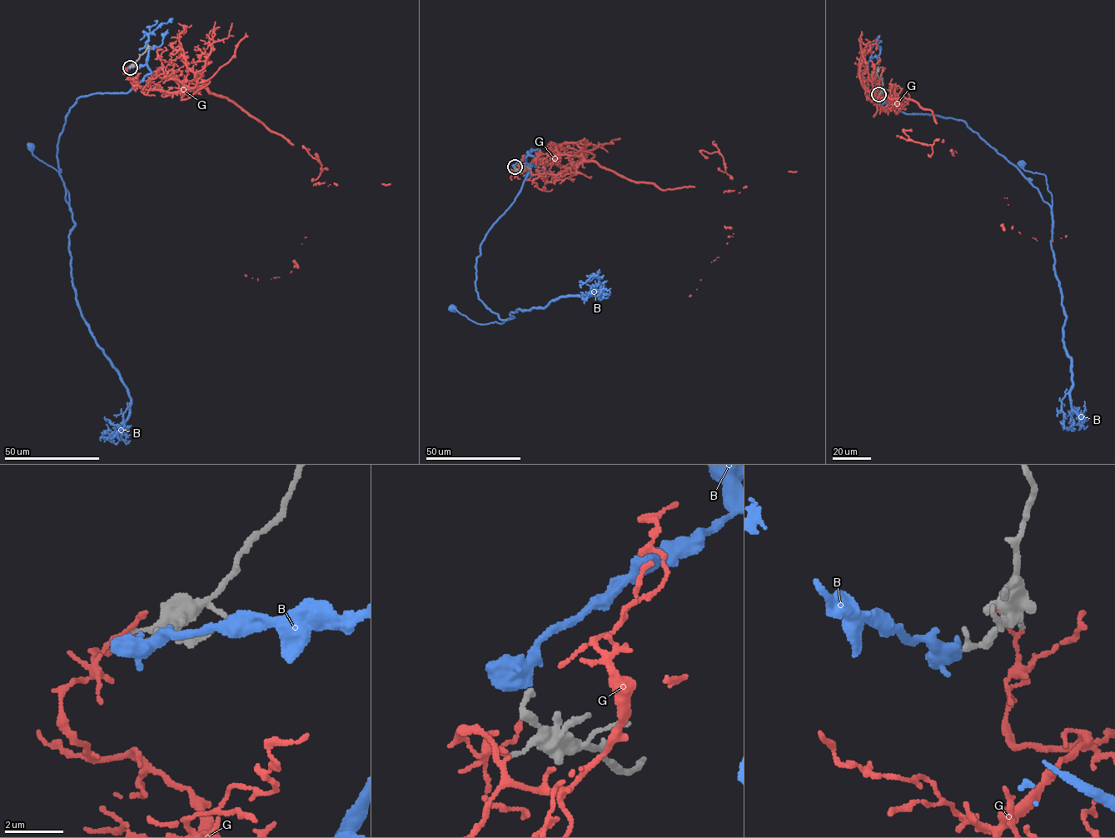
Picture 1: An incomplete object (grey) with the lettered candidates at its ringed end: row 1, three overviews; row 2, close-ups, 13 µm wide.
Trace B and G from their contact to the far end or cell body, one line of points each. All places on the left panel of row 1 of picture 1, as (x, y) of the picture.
B: (130, 67), (151, 72), (126, 92), (79, 97), (68, 112), (57, 157), (69, 204), (61, 175), (31, 147)
G: (128, 67), (141, 88), (206, 88), (232, 100), (291, 143), (314, 183), (291, 271), (245, 274)

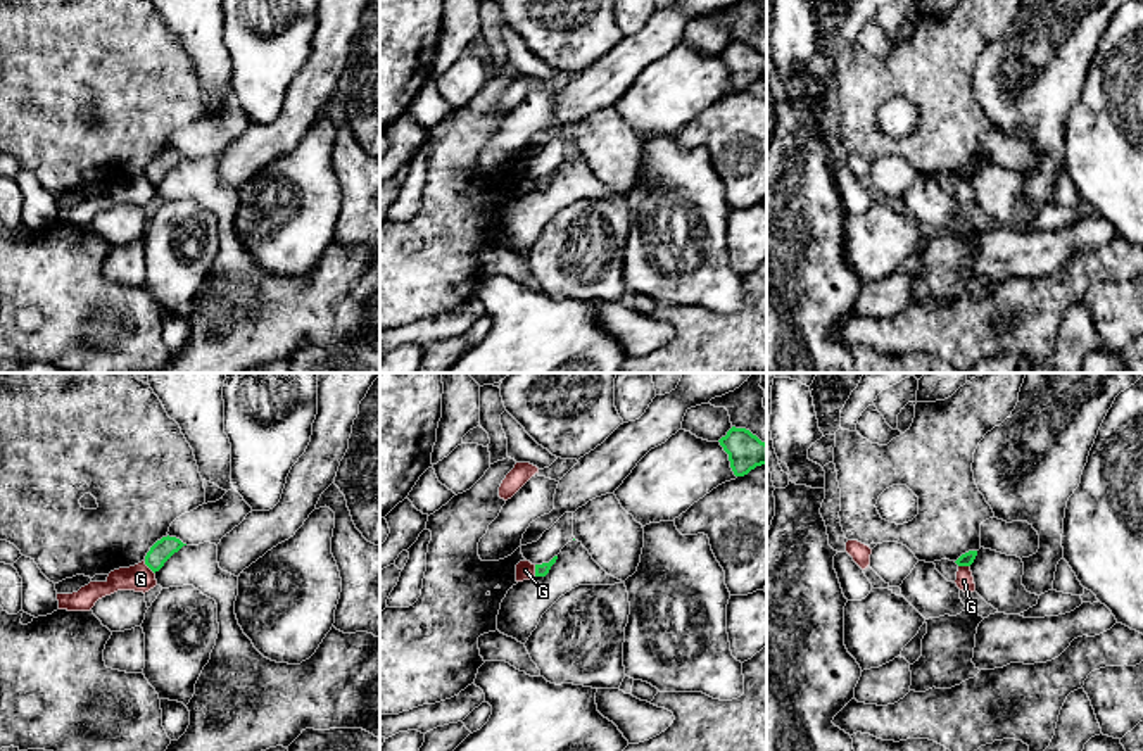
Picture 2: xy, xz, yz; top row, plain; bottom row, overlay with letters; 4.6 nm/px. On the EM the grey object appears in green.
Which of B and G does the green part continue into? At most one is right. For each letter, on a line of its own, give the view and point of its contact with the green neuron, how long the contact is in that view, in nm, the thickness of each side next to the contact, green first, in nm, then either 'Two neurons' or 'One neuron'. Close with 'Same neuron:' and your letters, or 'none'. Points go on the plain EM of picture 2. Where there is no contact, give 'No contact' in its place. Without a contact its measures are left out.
B: No contact. One neuron
G: Touches green at xy (149, 180). Shared border 80 nm. Thickness 100 nm (green) against 130 nm. Two neurons
Same neuron: B

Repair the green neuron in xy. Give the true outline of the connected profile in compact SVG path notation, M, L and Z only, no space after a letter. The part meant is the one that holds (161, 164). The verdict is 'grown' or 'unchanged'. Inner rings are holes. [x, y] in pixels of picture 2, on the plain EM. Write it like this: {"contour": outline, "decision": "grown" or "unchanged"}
{"contour": "M162 150L161 154L157 154L150 164L145 169L145 178L155 186L159 185L164 176L174 167L178 166L183 159L180 152L176 150Z", "decision": "unchanged"}

